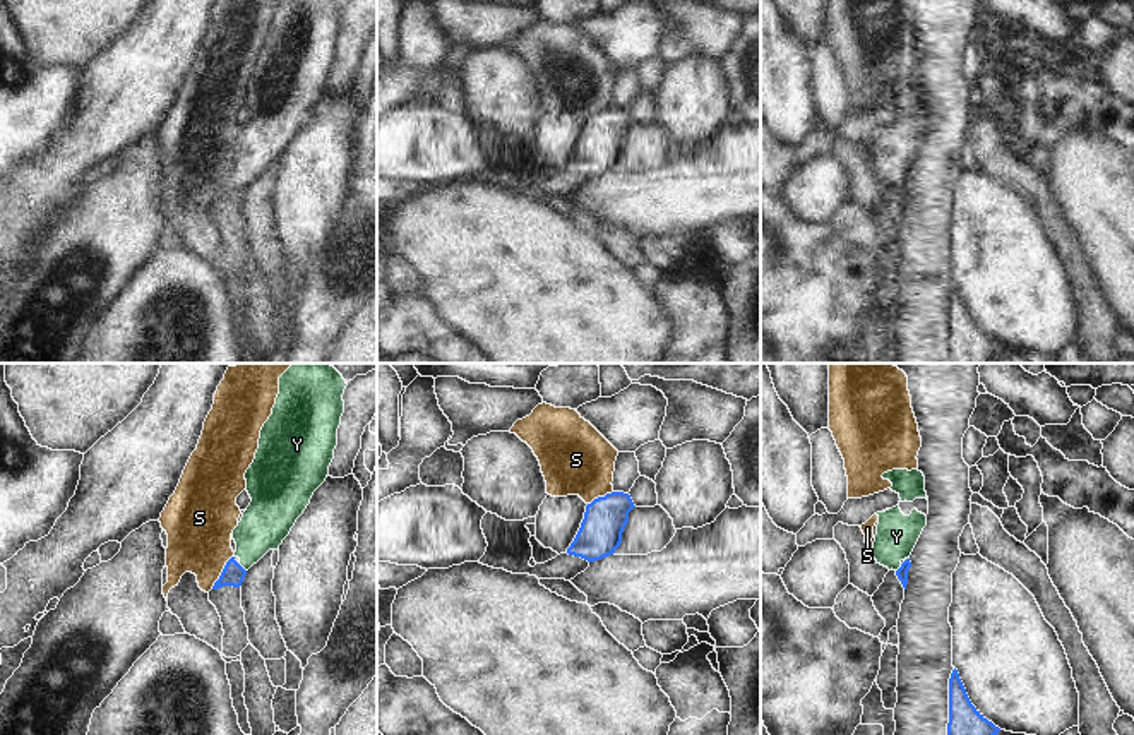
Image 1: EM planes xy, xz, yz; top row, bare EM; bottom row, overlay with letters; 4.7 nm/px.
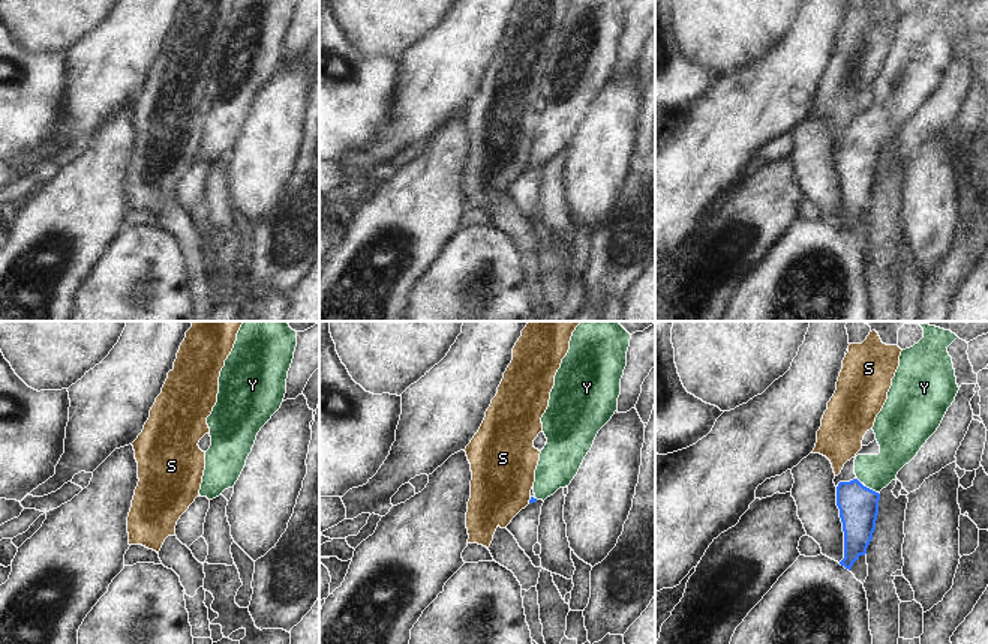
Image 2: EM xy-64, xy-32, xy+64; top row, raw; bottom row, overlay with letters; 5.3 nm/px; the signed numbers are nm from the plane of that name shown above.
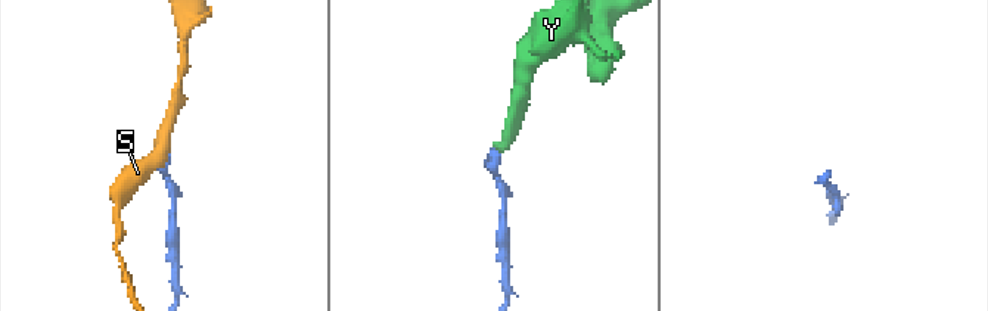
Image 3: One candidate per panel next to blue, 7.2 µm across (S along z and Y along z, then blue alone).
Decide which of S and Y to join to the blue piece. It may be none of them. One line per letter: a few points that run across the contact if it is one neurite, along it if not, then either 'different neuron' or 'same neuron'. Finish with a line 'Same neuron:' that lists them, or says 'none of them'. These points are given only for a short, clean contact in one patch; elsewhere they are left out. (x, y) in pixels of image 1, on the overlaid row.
S: line xy (233, 555), (211, 588); different neuron
Y: line xy (233, 574), (242, 567), (254, 537), (268, 521); same neuron
Same neuron: Y

